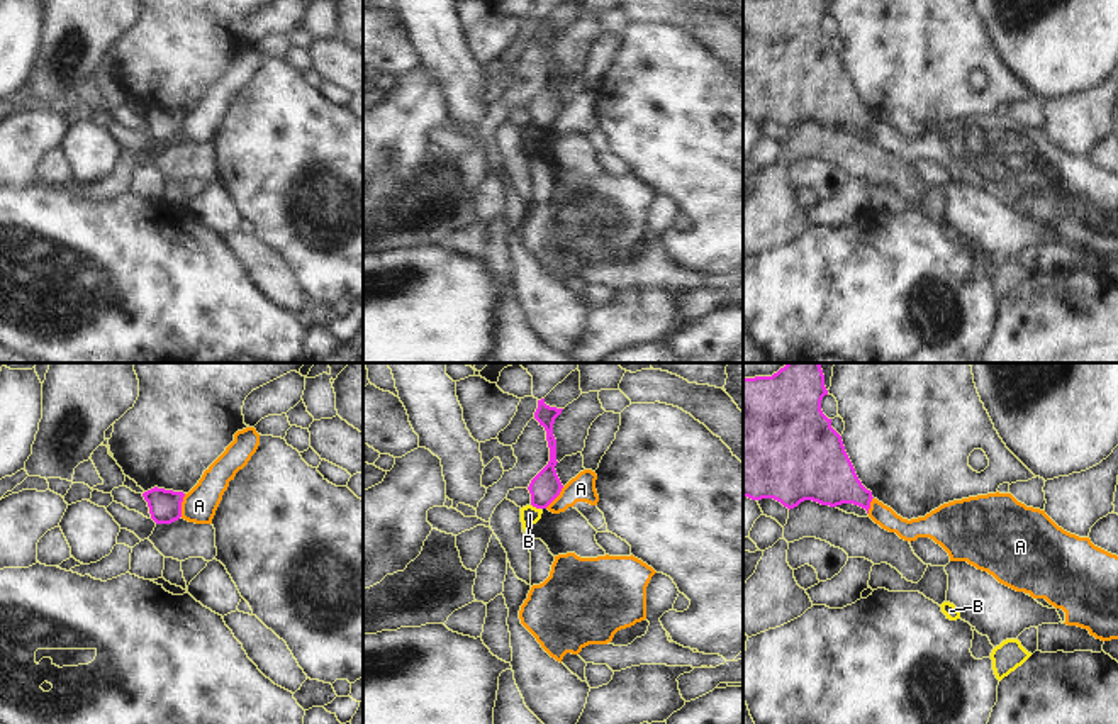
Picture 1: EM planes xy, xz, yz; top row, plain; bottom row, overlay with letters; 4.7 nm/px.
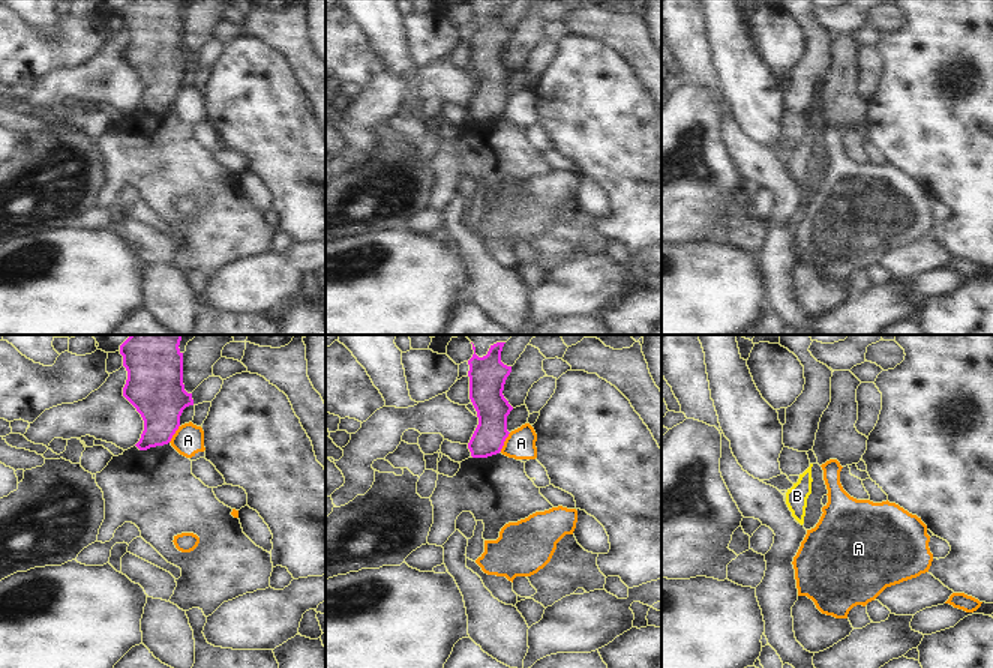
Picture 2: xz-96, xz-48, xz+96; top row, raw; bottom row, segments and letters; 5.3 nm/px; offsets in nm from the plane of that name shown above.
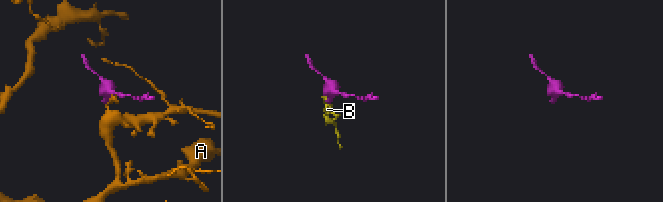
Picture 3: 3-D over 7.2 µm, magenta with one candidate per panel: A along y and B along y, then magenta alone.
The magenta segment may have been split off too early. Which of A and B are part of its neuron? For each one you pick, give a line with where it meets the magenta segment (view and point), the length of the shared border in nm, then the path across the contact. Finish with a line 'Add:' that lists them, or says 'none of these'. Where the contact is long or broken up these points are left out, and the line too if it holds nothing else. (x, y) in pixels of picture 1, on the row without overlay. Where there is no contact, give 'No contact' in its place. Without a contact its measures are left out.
Add: none of these.

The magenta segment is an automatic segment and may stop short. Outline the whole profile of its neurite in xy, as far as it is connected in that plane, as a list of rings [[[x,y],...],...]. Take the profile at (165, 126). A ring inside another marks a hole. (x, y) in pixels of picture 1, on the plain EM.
[[[154,107],[144,112],[143,117],[148,122],[151,139],[156,144],[171,144],[182,137],[183,112]]]

